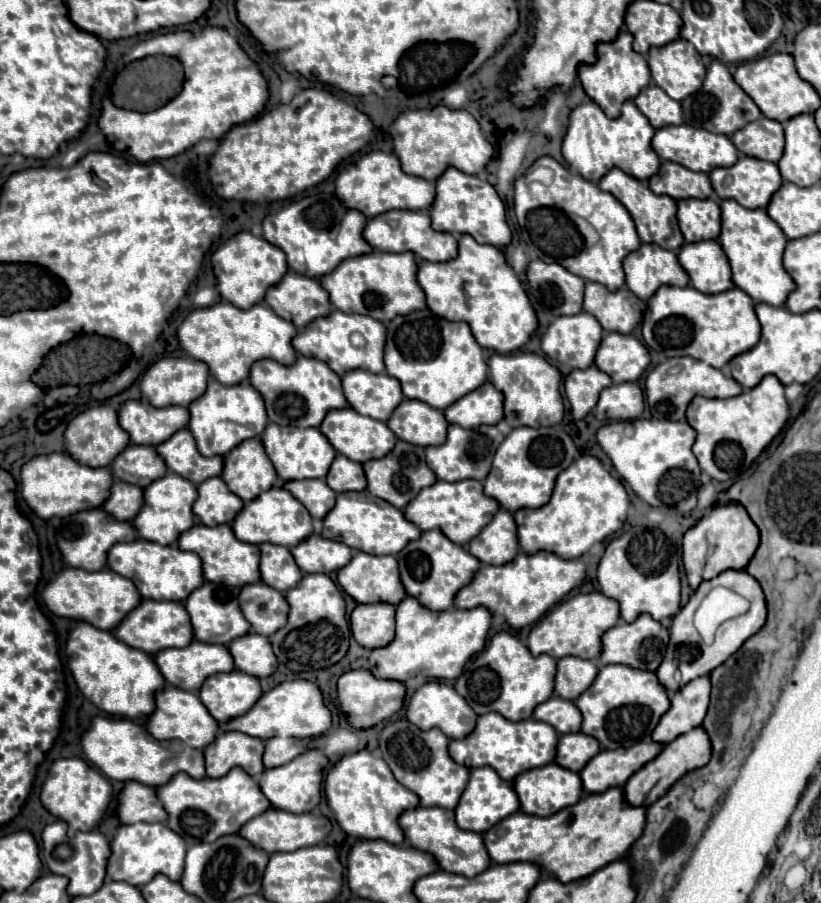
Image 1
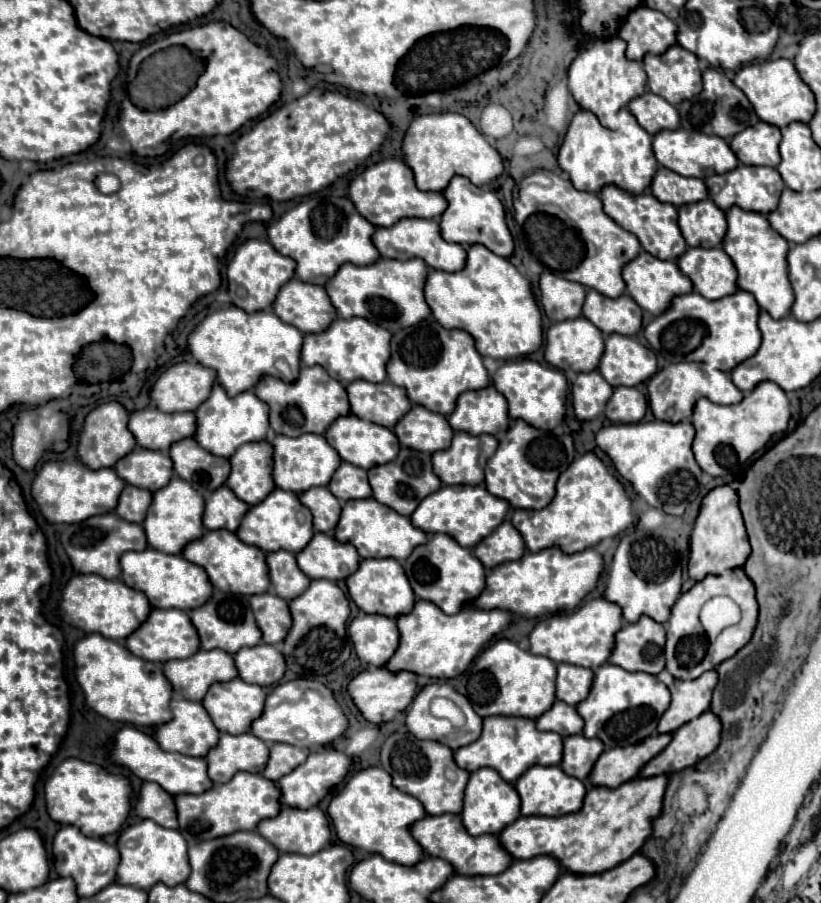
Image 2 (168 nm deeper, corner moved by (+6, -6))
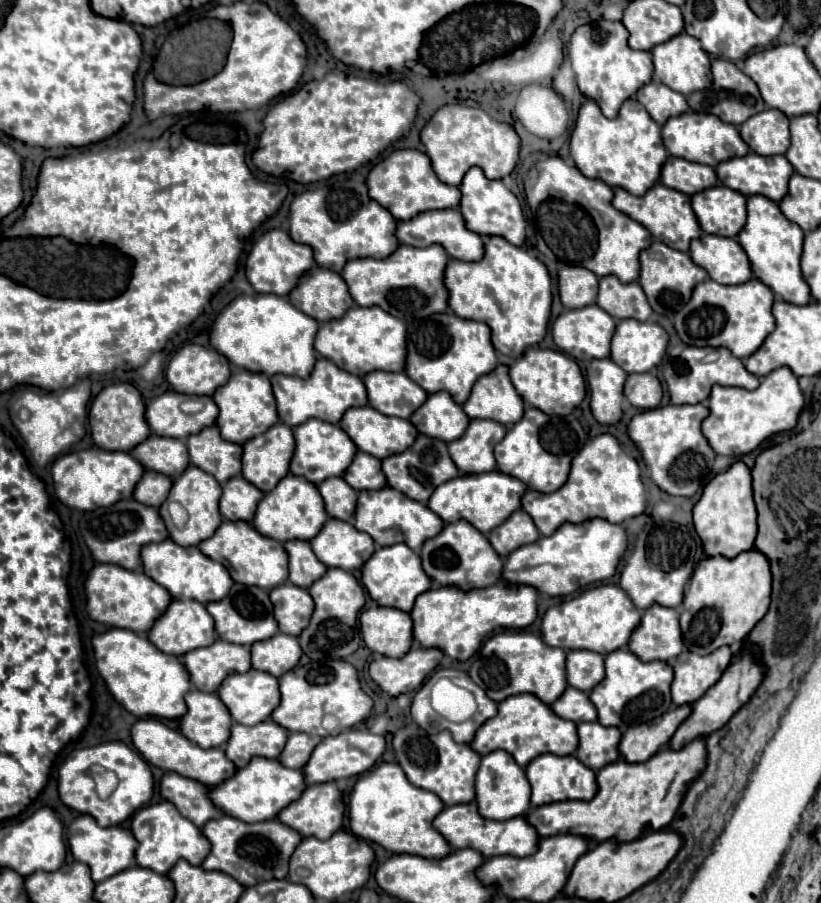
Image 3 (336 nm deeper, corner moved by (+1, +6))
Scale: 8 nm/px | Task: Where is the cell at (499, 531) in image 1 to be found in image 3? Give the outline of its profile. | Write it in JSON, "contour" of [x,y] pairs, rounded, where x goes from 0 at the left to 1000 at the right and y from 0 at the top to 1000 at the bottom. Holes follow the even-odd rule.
{"contour":[[[636,564],[626,566],[609,584],[602,584],[594,592],[594,599],[599,601],[602,610],[609,617],[619,617],[626,608],[641,601],[650,601],[658,595],[653,581],[648,579],[646,570]]]}

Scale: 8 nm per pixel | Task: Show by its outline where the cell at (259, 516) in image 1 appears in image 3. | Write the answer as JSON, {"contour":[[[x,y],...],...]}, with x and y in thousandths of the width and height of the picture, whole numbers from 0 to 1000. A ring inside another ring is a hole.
{"contour":[[[353,524],[329,546],[319,550],[319,555],[314,557],[312,570],[307,575],[307,581],[322,595],[329,595],[343,601],[356,599],[356,597],[378,599],[378,595],[387,592],[387,586],[392,586],[397,575],[400,573],[397,573],[395,555],[392,555],[392,548],[387,546],[387,539],[373,533],[370,528],[358,528]]]}

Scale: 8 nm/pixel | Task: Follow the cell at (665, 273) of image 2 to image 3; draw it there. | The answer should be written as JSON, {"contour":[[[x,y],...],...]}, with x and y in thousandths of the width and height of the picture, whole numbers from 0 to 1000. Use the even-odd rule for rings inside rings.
{"contour":[[[794,267],[794,271],[780,280],[777,313],[782,316],[782,320],[789,329],[789,336],[794,338],[794,342],[799,347],[821,347],[823,342],[828,342],[840,331],[840,324],[843,324],[845,316],[850,316],[860,307],[862,307],[860,298],[850,296],[840,287],[840,282],[836,282],[831,278],[823,278],[823,276],[816,276],[806,267]]]}

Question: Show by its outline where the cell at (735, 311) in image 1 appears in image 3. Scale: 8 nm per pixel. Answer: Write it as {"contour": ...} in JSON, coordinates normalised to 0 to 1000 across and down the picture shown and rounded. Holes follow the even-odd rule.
{"contour":[[[867,309],[855,311],[843,322],[840,333],[821,347],[819,360],[836,382],[845,384],[884,384],[894,395],[911,395],[943,367],[940,322],[923,309],[904,316],[877,316]]]}

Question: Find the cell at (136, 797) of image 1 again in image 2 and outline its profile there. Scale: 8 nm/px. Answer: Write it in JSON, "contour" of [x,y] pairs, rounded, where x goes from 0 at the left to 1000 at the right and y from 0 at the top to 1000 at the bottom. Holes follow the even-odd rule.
{"contour":[[[174,867],[164,894],[172,907],[186,907],[196,916],[216,918],[216,896],[211,896],[211,880],[201,878],[191,867]]]}

